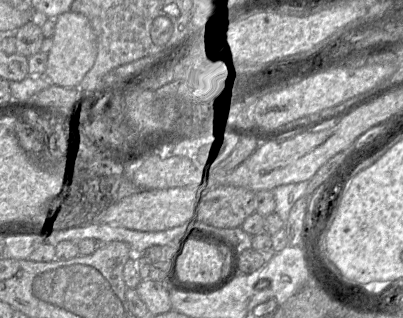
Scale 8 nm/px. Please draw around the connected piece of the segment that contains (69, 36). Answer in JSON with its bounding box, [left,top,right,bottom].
[44,11,97,87]

